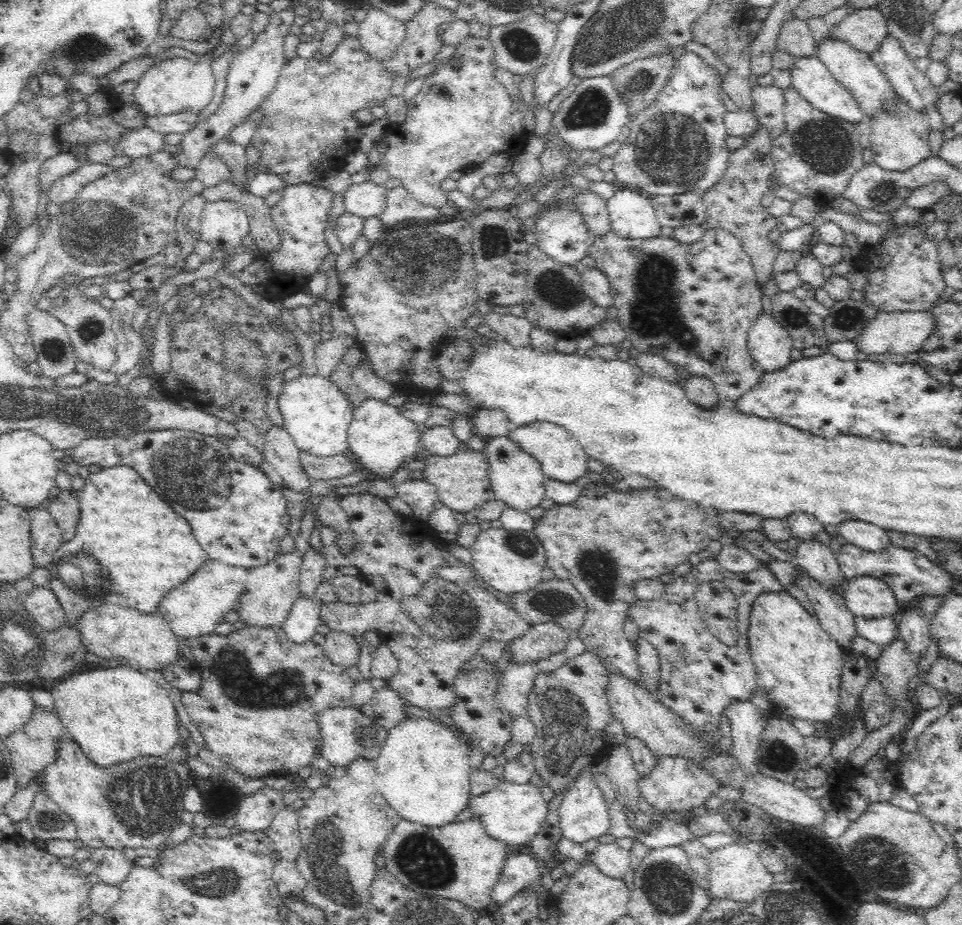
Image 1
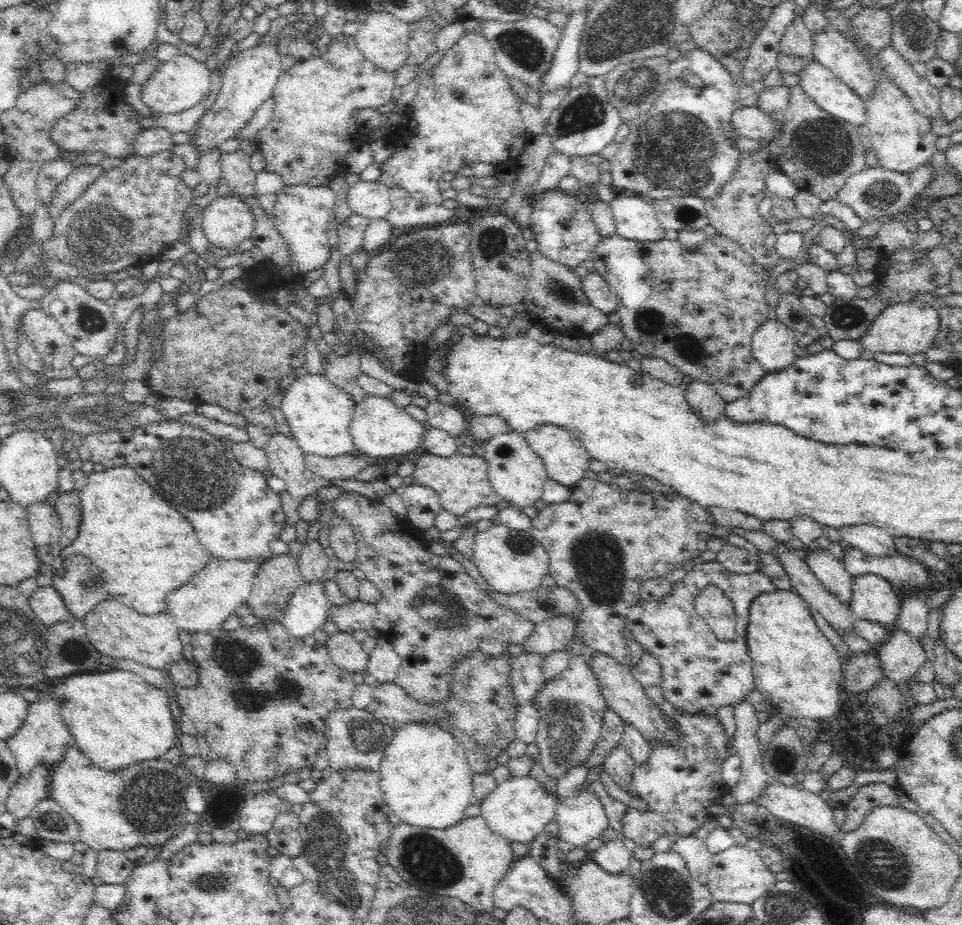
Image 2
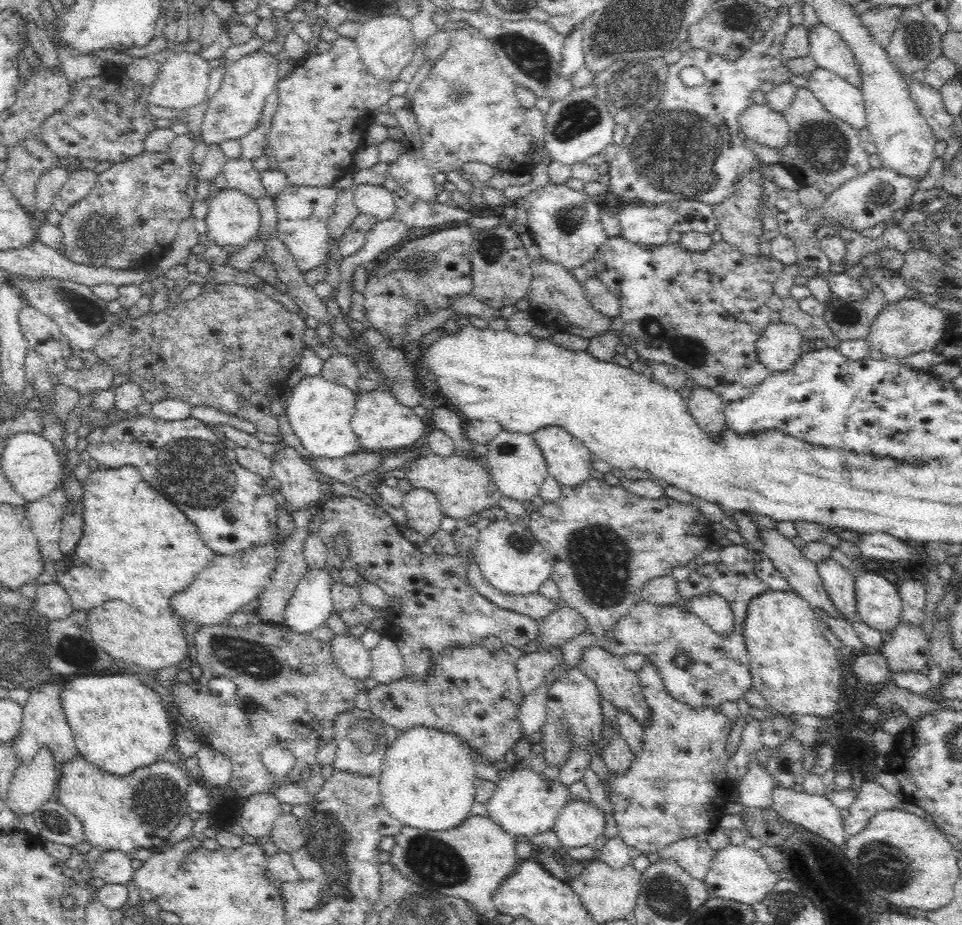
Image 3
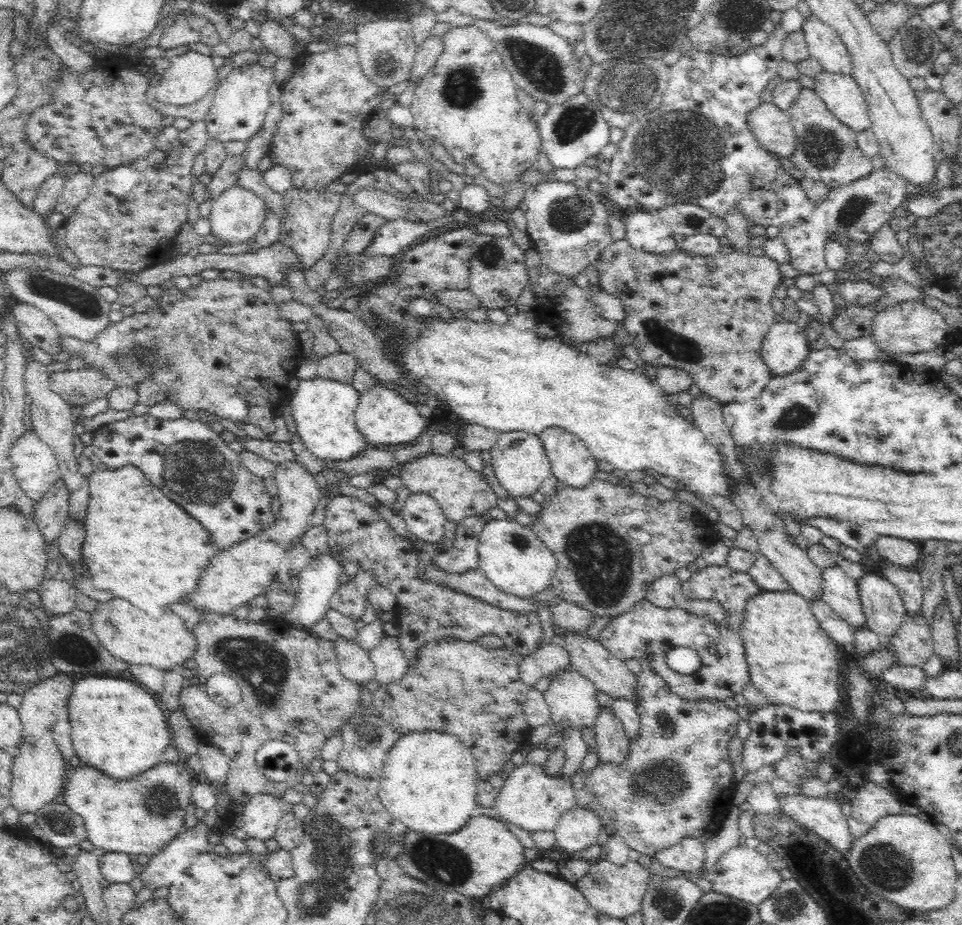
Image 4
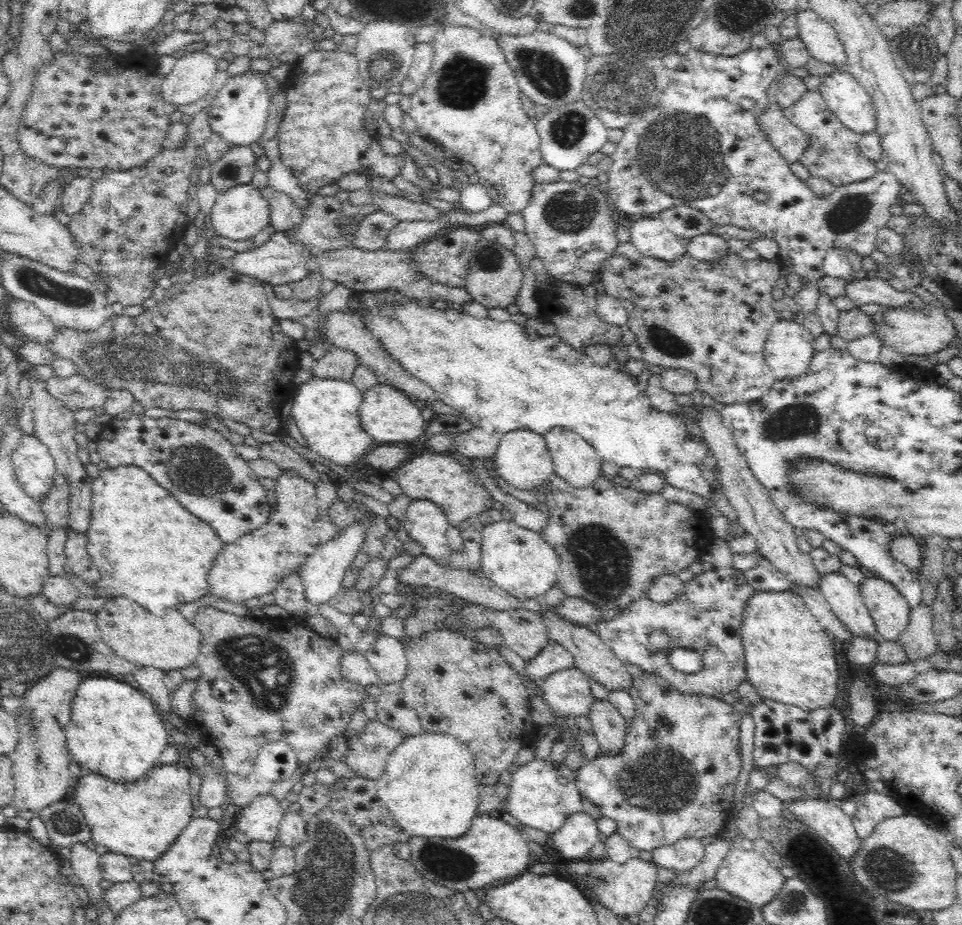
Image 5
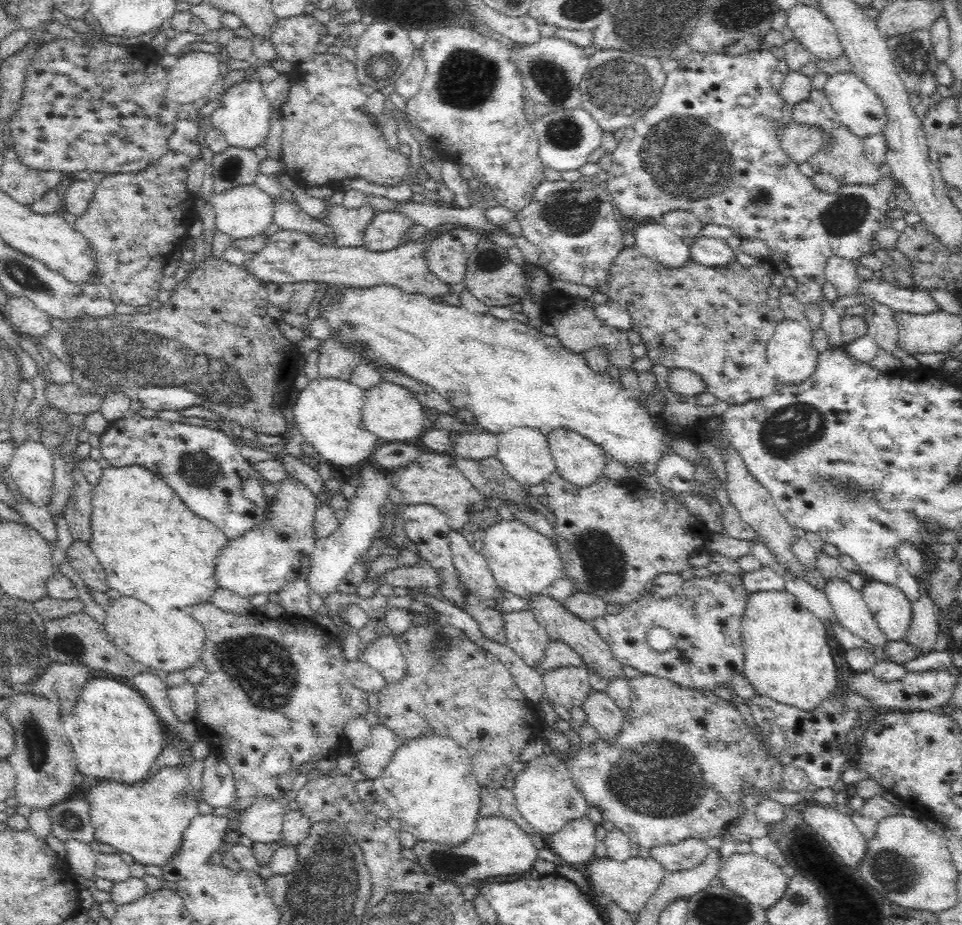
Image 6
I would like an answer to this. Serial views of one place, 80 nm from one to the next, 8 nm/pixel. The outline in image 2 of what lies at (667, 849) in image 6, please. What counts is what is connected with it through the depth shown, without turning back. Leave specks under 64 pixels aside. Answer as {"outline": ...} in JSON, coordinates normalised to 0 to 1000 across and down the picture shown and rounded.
{"outline":[[[715,903],[714,905],[707,905],[698,915],[698,918],[707,923],[713,931],[720,950],[731,957],[736,956],[736,943],[740,936],[741,923],[736,919],[732,909]]]}

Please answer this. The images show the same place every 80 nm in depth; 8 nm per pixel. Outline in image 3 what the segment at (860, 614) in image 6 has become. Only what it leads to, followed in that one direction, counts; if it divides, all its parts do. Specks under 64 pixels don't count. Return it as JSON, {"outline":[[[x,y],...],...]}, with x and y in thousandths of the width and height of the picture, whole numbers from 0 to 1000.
{"outline":[[[865,602],[846,608],[846,611],[866,655],[876,664],[877,668],[884,668],[890,662],[890,622]]]}

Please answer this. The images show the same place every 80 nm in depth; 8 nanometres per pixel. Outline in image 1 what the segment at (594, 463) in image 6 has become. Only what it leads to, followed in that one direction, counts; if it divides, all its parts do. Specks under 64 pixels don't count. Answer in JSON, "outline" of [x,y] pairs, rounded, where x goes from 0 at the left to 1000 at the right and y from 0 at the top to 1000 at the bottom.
{"outline":[[[570,455],[553,456],[545,461],[532,461],[525,471],[562,503],[562,508],[569,518],[595,522],[611,509],[612,494],[607,490],[606,483],[599,474],[585,461]]]}

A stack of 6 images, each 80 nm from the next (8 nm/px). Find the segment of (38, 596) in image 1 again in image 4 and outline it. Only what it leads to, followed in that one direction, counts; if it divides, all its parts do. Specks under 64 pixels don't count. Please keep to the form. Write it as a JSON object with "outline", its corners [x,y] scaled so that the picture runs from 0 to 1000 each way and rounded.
{"outline":[[[46,627],[37,638],[42,644],[42,657],[52,667],[71,664],[78,657],[80,639],[67,627]]]}

